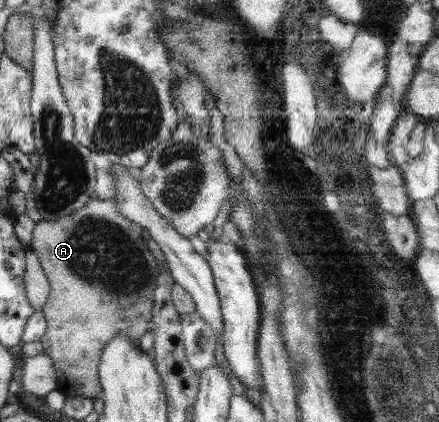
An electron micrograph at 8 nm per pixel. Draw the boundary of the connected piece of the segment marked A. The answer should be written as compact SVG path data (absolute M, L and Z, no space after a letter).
M94 197L71 215L37 222L31 249L50 281L50 296L42 309L48 328L40 341L44 345L44 353L52 358L57 368L61 391L66 396L86 395L92 400L102 397L104 389L100 384L100 361L103 351L121 333L128 335L132 343L139 346L154 316L160 267L143 238L143 227L121 215L117 200Z

